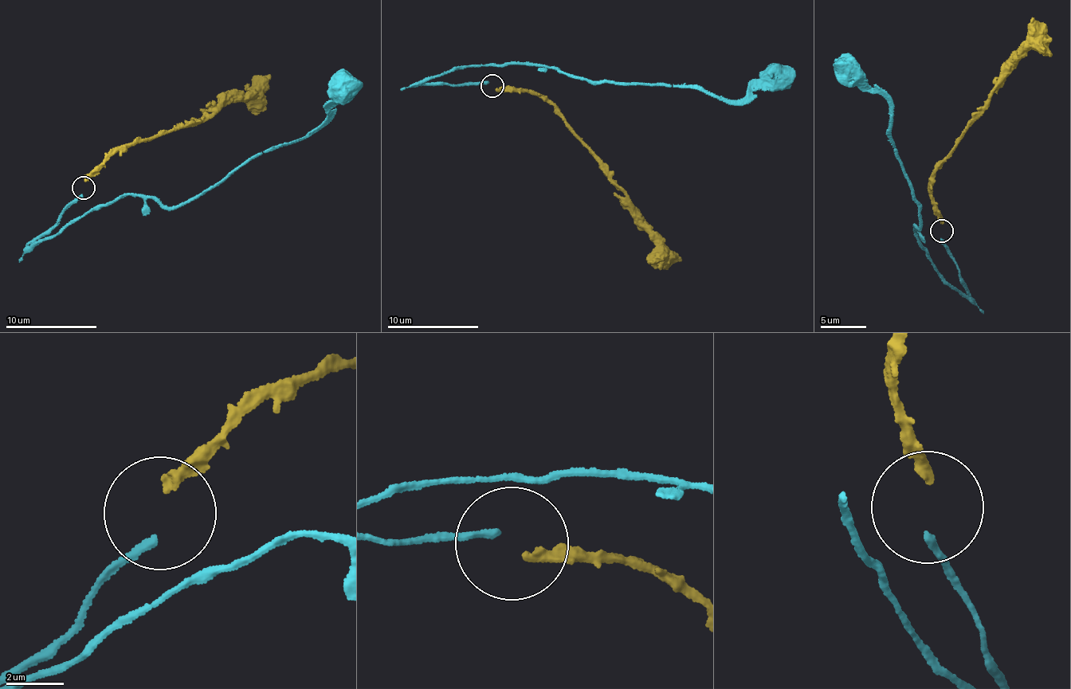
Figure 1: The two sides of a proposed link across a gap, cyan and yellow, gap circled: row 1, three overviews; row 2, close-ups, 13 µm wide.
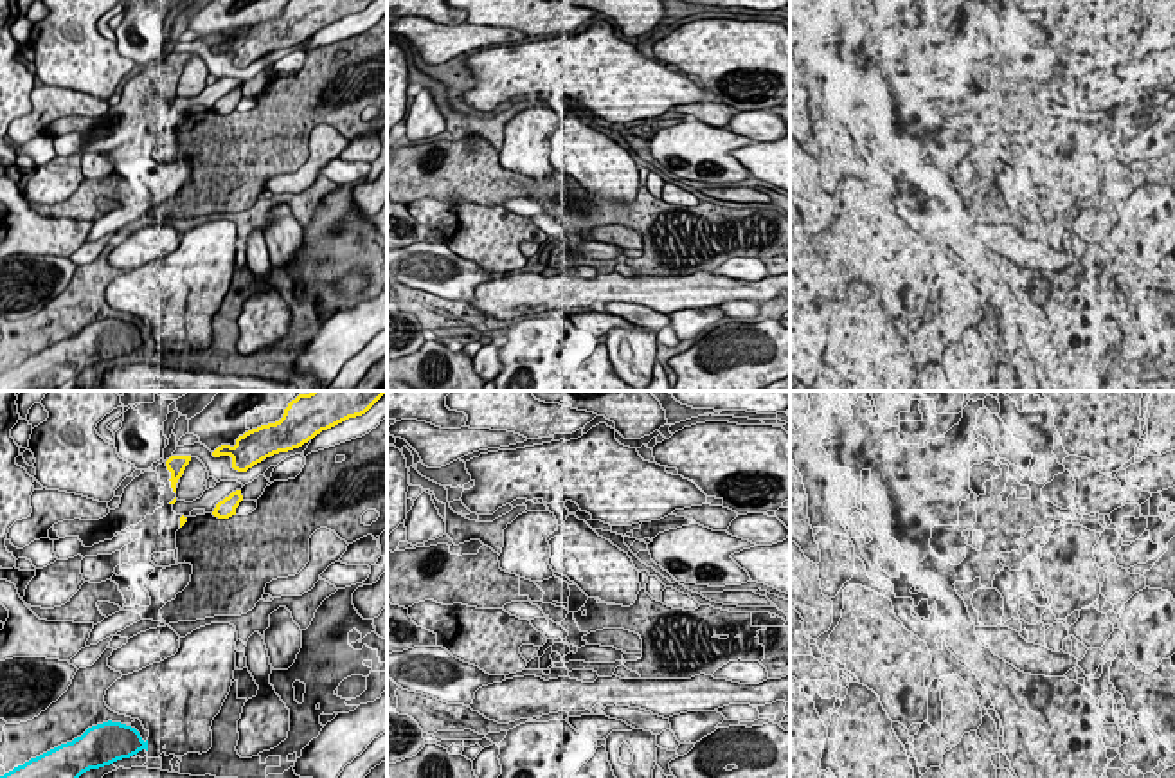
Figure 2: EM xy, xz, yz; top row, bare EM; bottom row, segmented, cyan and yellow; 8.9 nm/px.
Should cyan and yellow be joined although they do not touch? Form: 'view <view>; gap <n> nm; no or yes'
view xy; gap 1850 nm; no

